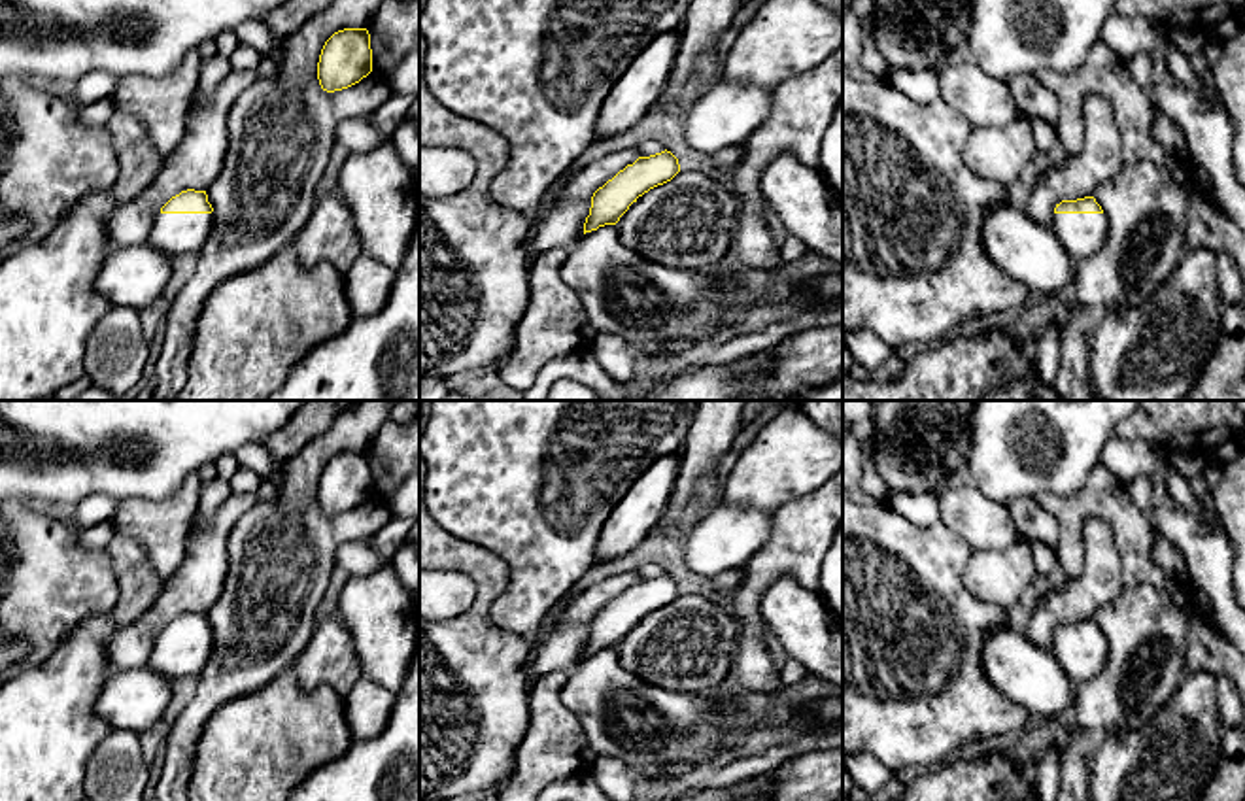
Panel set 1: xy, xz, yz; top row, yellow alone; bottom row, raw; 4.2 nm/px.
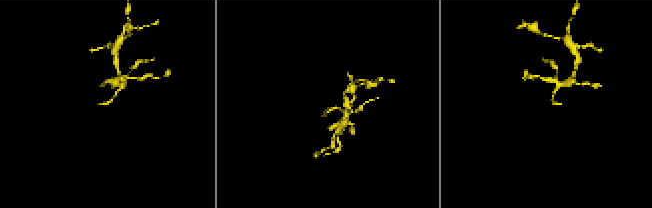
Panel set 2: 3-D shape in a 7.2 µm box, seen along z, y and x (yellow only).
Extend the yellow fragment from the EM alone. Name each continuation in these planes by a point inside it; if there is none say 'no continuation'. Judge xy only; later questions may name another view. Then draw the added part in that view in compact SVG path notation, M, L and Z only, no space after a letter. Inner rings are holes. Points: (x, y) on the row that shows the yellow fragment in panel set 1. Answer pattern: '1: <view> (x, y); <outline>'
1: xy (172, 233); M157 213L145 244L153 249L178 257L189 251L200 251L213 229L212 213Z

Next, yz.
1: yz (1081, 235); M1054 213L1052 232L1075 263L1094 255L1107 238L1105 213Z

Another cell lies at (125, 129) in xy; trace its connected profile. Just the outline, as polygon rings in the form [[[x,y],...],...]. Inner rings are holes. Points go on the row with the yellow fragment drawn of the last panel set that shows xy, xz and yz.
[[[115,110],[106,125],[117,147],[147,140],[147,130],[136,115]]]

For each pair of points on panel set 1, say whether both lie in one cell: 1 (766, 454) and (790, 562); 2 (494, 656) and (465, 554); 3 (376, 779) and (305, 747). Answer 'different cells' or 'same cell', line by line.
1: different cells
2: same cell
3: different cells

